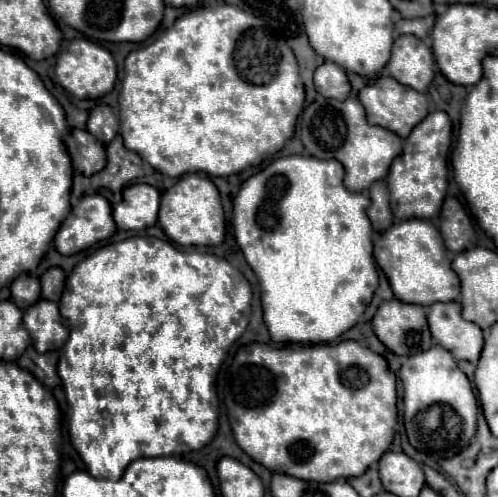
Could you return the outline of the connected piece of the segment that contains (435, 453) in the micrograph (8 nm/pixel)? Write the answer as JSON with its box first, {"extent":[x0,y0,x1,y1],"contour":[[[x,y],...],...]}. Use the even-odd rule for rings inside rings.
{"extent":[399,346,477,458],"contour":[[[431,346],[411,356],[401,366],[399,378],[403,384],[403,420],[409,442],[433,458],[451,458],[467,448],[477,428],[477,400],[451,352],[441,346]]]}

